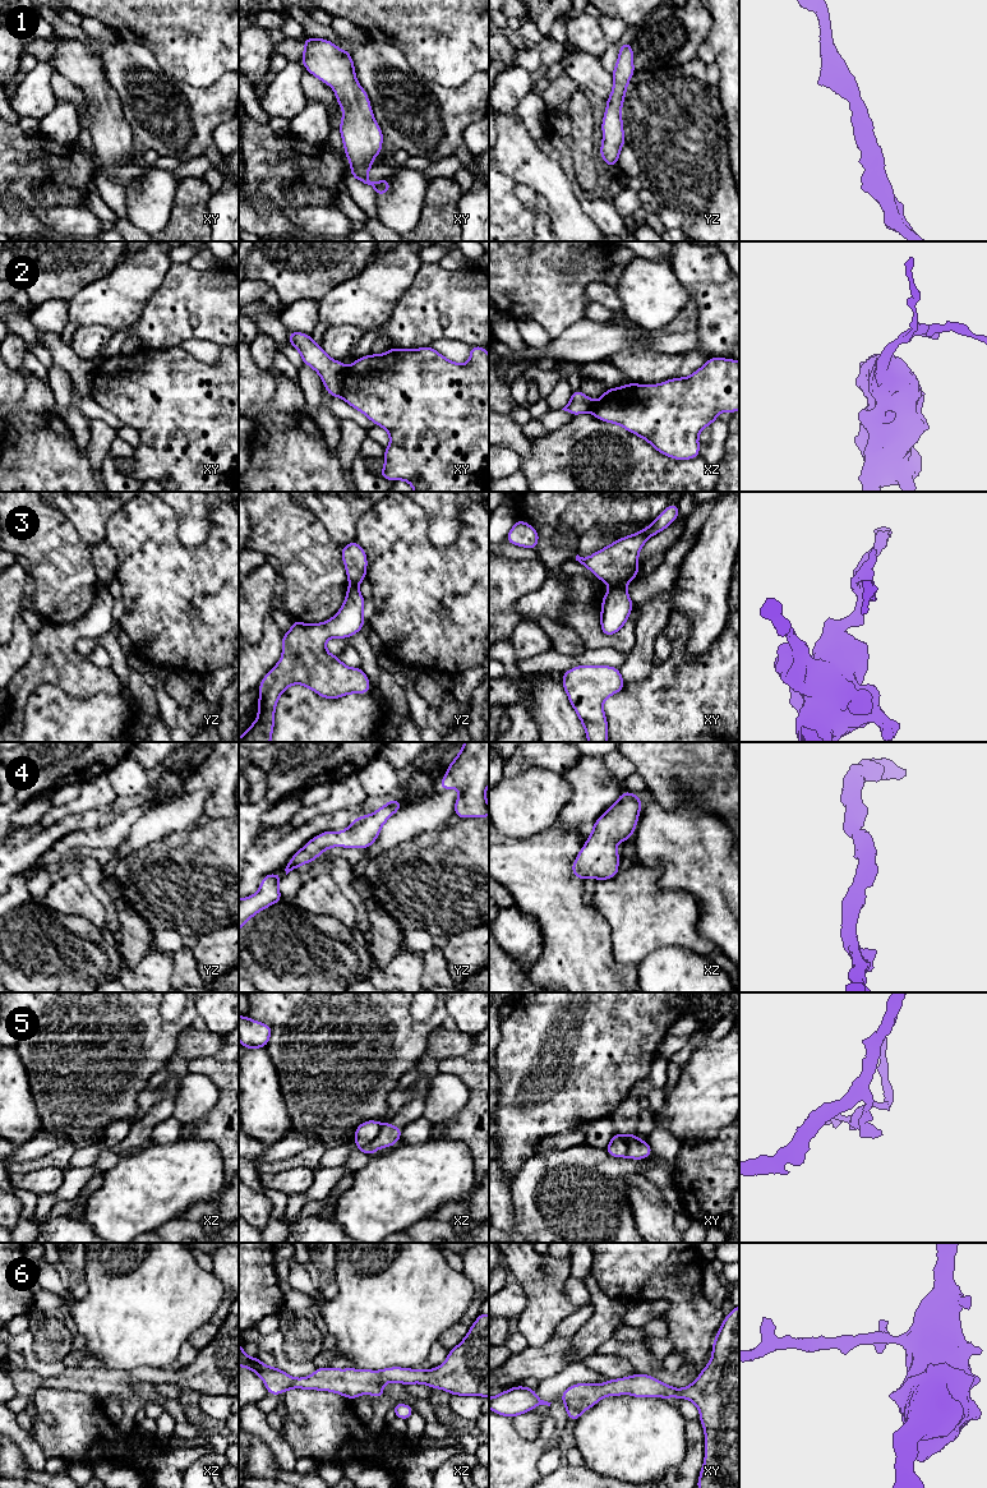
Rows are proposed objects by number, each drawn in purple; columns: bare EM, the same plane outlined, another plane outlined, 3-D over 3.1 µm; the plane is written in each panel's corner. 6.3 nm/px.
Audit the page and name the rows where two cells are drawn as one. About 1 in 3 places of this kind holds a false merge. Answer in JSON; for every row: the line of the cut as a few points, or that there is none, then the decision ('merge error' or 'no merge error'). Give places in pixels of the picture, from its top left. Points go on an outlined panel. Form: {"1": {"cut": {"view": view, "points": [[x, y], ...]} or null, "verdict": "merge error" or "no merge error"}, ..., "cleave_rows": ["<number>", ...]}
{"1": {"cut": null, "verdict": "no merge error"}, "2": {"cut": {"view": "xy", "points": [[345, 368], [341, 376], [341, 397]]}, "verdict": "merge error"}, "3": {"cut": {"view": "xy", "points": [[625, 584], [610, 586]]}, "verdict": "merge error"}, "4": {"cut": null, "verdict": "no merge error"}, "5": {"cut": {"view": "xz", "points": [[382, 1124], [378, 1133], [369, 1142], [359, 1147]]}, "verdict": "merge error"}, "6": {"cut": null, "verdict": "no merge error"}, "cleave_rows": ["2", "3", "5"]}

